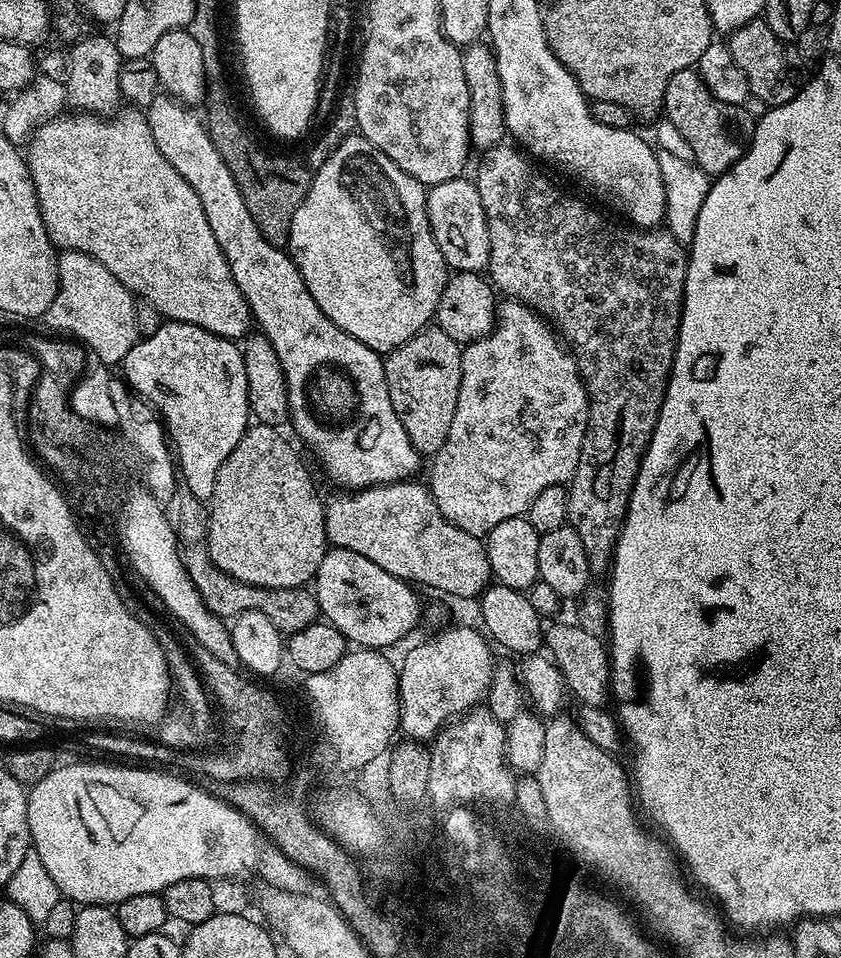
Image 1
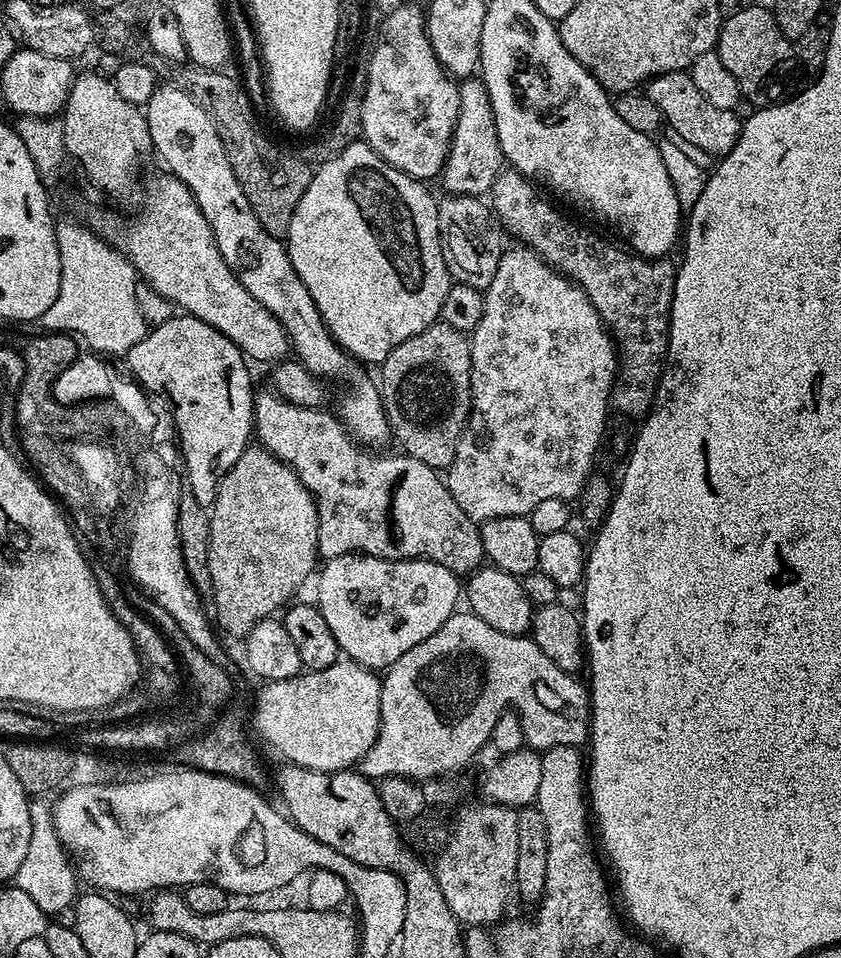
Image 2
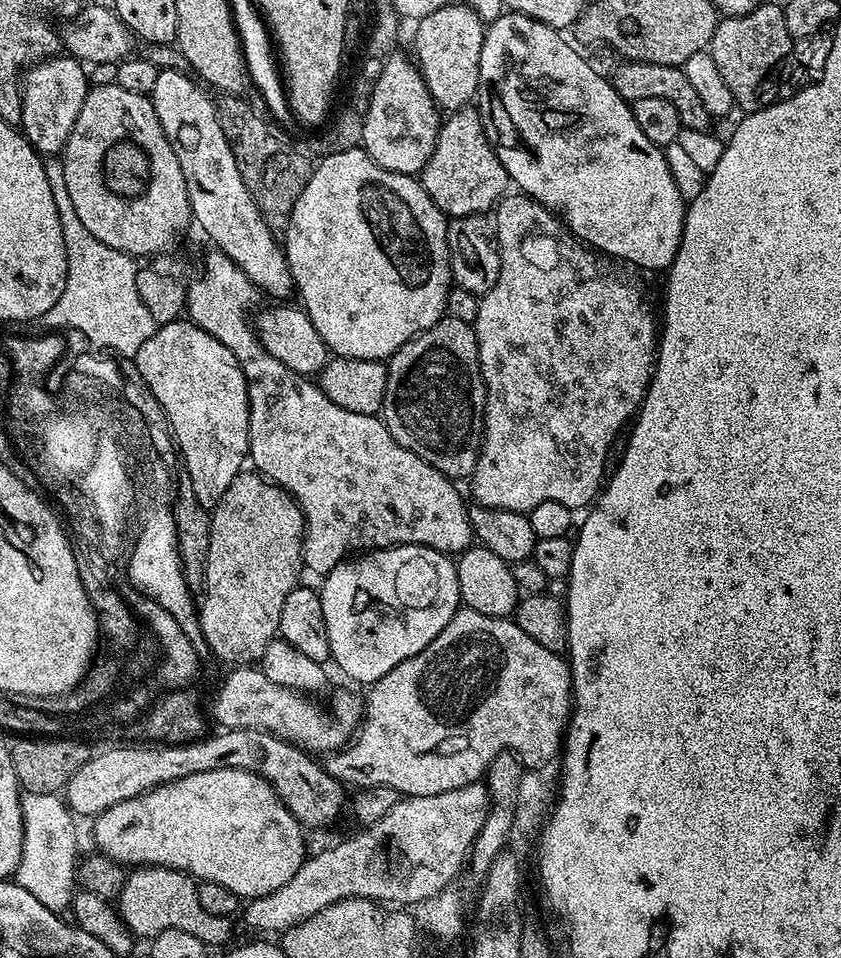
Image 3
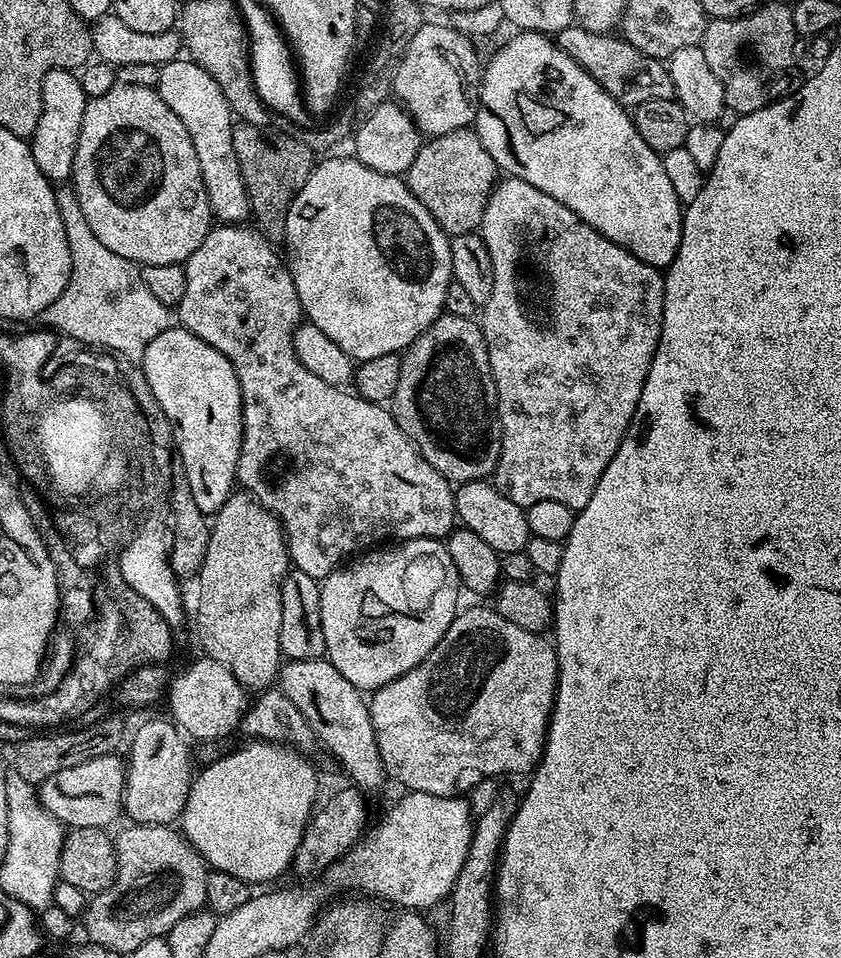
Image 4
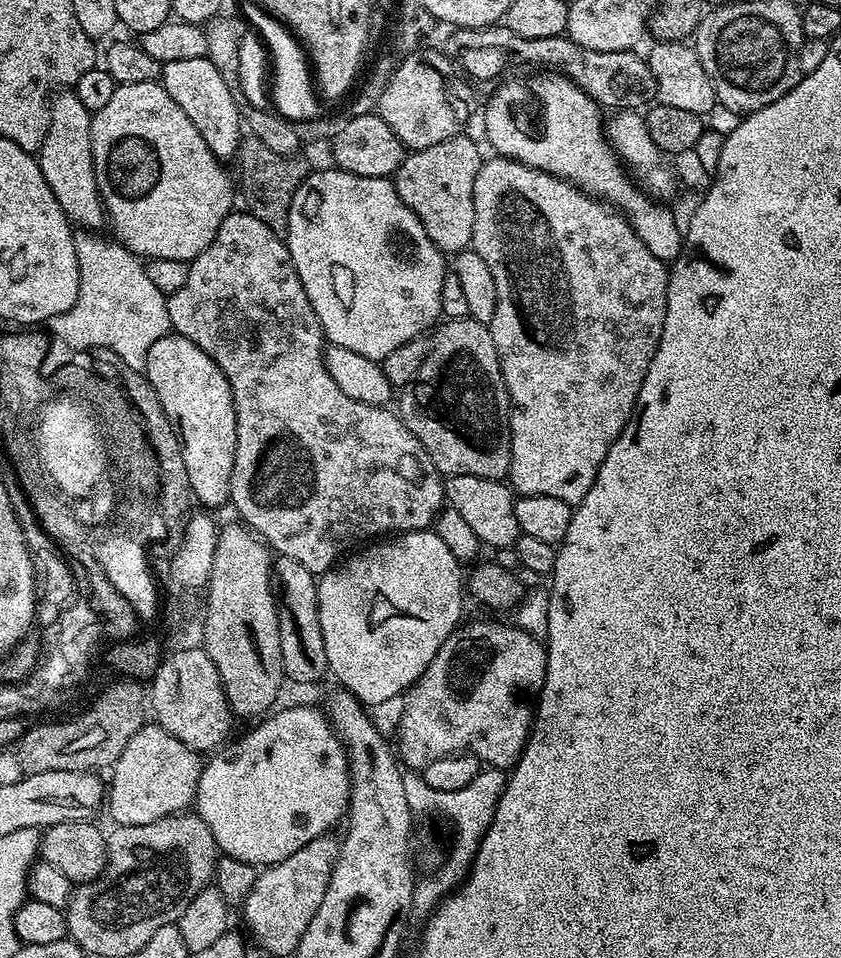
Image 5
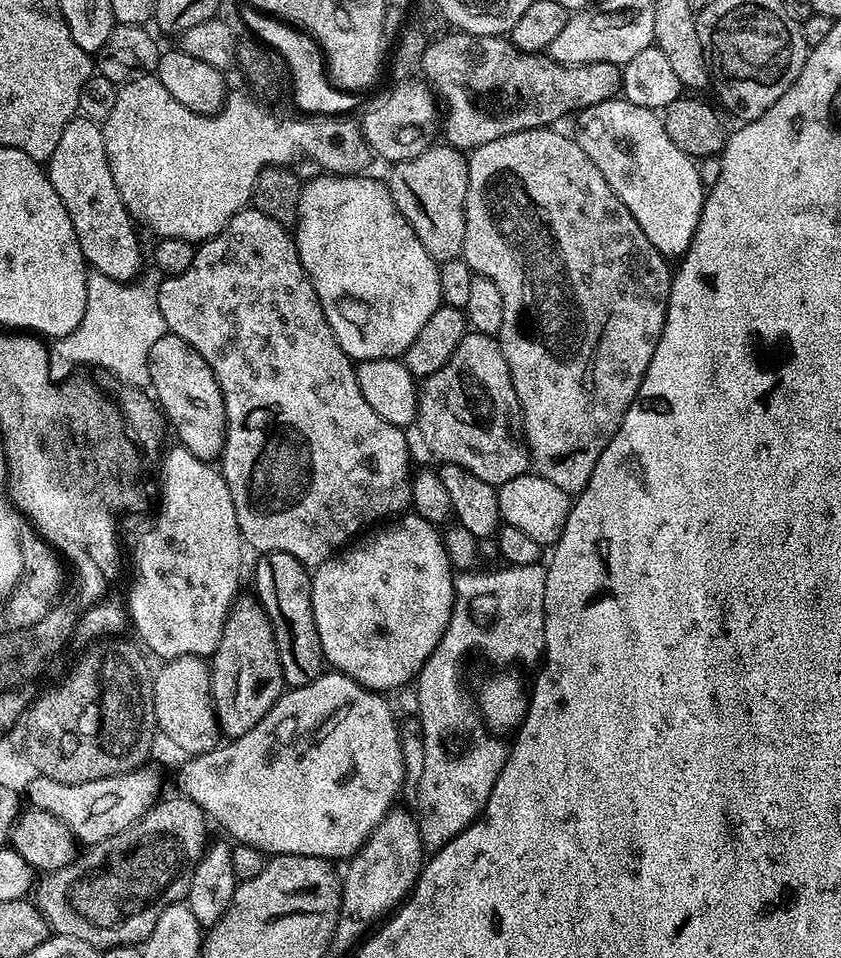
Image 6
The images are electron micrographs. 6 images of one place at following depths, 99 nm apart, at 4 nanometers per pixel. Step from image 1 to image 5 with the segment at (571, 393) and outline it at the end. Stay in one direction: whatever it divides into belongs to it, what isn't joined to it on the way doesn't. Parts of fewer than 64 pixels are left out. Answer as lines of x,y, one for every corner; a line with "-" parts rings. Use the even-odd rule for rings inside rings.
499,154
493,155
491,158
493,160
485,159
483,163
481,163
480,169
478,170
478,178
474,178
474,234
472,235
470,248
471,251
478,254
478,258
482,258
482,262
486,262
486,266
490,266
490,278
494,278
494,286
498,286
498,306
494,310
494,318
492,319
490,327
492,329
492,337
494,338
494,346
500,355
500,369
502,370
504,385
508,391
508,403
510,405
508,429
512,435
512,453
510,454
510,466
508,467
507,479
510,481
510,487
513,493
519,494
520,496
546,494
550,498
562,498
562,502
575,506
582,502
582,498
586,498
590,486
594,486
594,478
598,474
602,462
606,462
606,454
610,454
610,446
614,446
614,442
622,434
622,430
627,426
628,420
636,408
638,390
642,390
642,382
646,378
646,370
650,370
650,362
658,350
658,342
662,338
662,326
666,322
668,274
670,268
665,261
654,258
654,254
650,254
650,250
646,250
646,242
642,242
642,238
638,238
638,234
634,234
634,230
628,224
628,219
620,215
612,205
605,204
603,199
589,196
588,193
581,192
579,188
575,188
570,181
563,180
557,176
551,176
548,172
531,168
517,160
507,160
505,156

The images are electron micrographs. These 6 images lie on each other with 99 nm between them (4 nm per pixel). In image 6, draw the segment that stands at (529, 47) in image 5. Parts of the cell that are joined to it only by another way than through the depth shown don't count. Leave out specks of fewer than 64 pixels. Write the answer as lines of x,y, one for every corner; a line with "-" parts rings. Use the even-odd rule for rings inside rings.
448,30
437,40
429,39
422,72
428,75
427,83
448,103
443,139
461,150
494,142
494,138
506,134
555,125
555,120
567,112
595,106
622,92
619,64
563,64
547,54
524,52
504,36
471,36
459,30

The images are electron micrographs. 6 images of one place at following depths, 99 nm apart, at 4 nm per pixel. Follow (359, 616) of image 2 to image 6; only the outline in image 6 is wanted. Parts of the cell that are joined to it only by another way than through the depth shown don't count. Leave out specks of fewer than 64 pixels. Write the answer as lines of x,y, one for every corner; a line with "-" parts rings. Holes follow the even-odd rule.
415,514
401,515
393,524
396,524
393,528
384,528
381,532
374,533
369,540
362,541
361,544
353,543
351,546
337,551
329,560
322,562
311,573
314,622
318,626
318,638
322,642
325,661
335,671
342,673
343,676
348,676
349,679
360,684
364,689
377,694
388,694
391,688
400,688
403,684
411,685
415,681
416,675
419,674
426,662
426,658
430,658
430,654
438,646
438,642
450,622
452,603
456,597
454,569
452,561
448,559
448,552
444,549
444,538
441,529

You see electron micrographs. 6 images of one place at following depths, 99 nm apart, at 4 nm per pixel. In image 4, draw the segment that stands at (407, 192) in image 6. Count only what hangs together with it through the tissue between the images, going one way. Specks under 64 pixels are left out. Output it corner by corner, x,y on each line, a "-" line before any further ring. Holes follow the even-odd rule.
463,128
425,139
418,150
418,158
410,162
406,183
414,198
430,210
440,229
449,237
461,236
479,229
486,202
498,183
498,169
475,131

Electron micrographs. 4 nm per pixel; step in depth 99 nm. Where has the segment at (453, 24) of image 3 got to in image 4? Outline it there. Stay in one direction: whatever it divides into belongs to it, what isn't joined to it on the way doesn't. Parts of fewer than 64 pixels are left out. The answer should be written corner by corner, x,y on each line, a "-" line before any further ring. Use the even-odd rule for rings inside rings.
425,22
410,38
410,46
398,62
391,95
406,109
425,137
472,128
480,108
482,56
476,53
473,37
448,24
-
397,96
397,97
396,97

